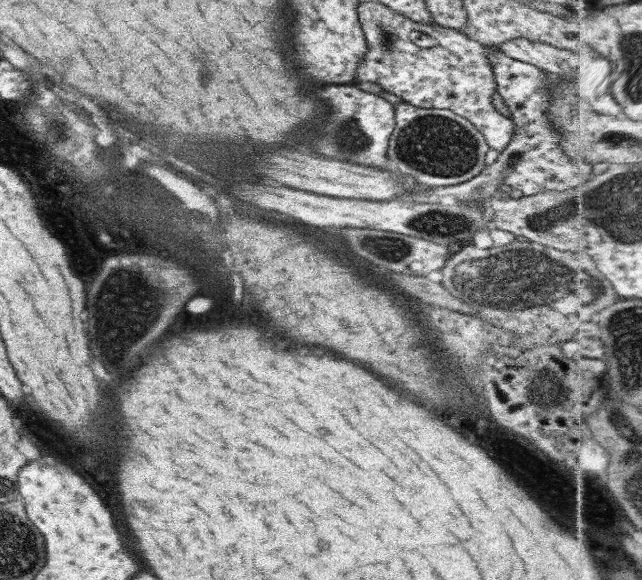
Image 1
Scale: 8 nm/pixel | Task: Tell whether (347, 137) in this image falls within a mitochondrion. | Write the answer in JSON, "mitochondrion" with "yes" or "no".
{"mitochondrion":"yes"}

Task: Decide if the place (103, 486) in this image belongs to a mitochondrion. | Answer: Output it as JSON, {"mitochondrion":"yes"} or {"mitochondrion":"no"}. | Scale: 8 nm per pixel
{"mitochondrion":"no"}

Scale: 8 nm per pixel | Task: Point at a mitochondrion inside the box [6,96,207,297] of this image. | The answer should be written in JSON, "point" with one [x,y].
{"point":[45,121]}

